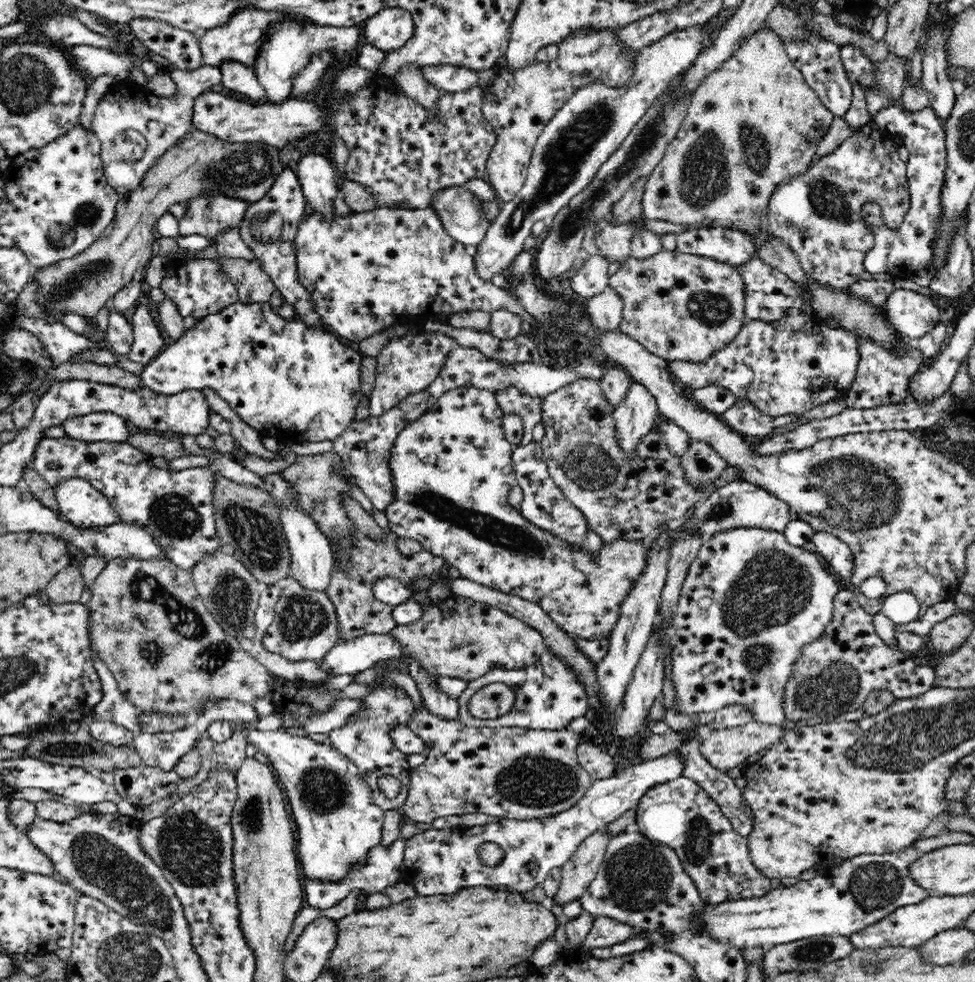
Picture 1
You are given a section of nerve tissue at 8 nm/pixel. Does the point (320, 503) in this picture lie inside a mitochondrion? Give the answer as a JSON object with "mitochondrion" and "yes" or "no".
{"mitochondrion":"yes"}

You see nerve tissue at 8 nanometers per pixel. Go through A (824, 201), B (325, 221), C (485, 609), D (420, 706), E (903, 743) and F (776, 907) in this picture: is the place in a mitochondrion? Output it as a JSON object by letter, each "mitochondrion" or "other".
{"A":"mitochondrion","B":"other","C":"other","D":"other","E":"mitochondrion","F":"other"}

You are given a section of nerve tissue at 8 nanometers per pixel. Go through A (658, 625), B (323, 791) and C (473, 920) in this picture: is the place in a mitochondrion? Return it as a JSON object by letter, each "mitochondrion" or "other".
{"A":"other","B":"mitochondrion","C":"other"}

